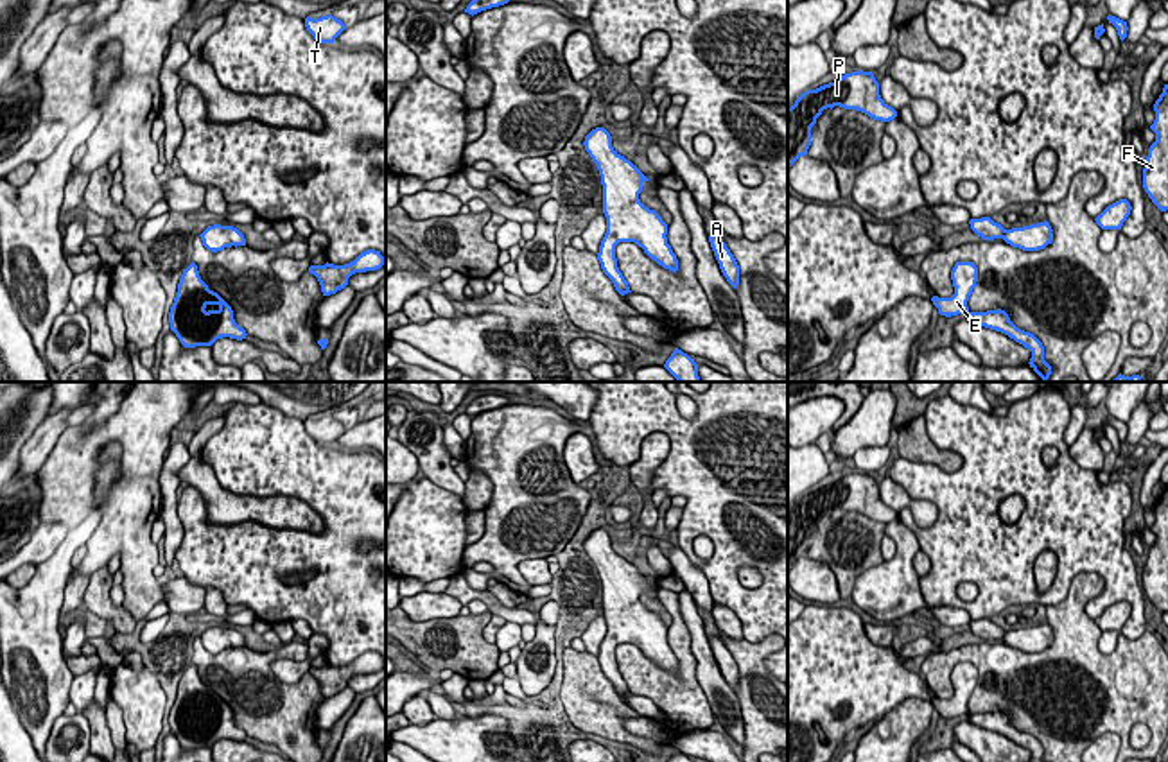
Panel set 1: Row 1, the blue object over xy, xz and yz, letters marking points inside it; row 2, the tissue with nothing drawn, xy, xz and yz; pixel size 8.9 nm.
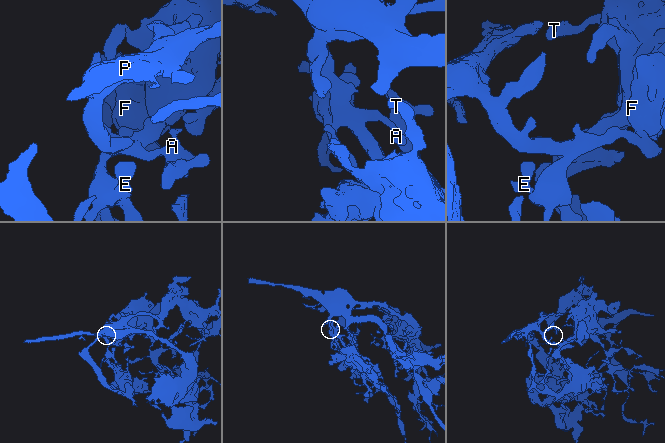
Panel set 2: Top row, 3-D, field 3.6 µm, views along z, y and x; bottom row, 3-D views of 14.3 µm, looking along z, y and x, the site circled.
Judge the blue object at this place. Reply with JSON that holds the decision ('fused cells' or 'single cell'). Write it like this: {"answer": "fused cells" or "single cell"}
{"answer": "single cell"}

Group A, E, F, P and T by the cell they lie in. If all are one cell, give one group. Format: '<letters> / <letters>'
A E F P T

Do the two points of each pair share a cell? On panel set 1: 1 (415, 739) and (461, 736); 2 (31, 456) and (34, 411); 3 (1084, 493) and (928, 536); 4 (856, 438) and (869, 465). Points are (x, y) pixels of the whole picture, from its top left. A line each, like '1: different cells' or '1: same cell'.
1: same cell
2: different cells
3: same cell
4: different cells

